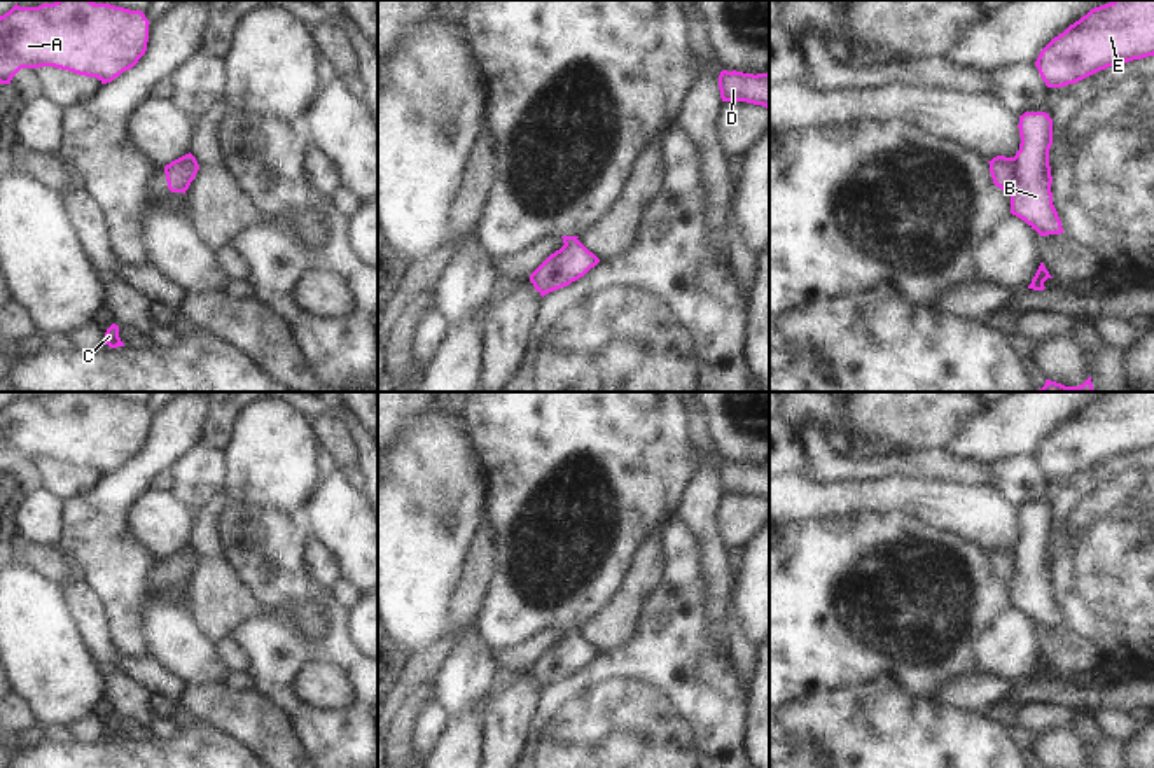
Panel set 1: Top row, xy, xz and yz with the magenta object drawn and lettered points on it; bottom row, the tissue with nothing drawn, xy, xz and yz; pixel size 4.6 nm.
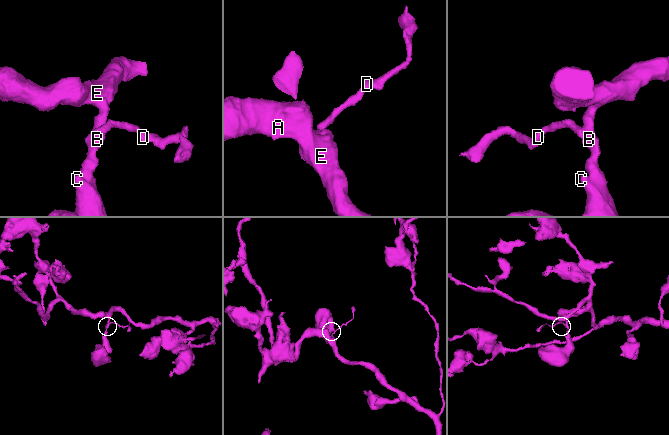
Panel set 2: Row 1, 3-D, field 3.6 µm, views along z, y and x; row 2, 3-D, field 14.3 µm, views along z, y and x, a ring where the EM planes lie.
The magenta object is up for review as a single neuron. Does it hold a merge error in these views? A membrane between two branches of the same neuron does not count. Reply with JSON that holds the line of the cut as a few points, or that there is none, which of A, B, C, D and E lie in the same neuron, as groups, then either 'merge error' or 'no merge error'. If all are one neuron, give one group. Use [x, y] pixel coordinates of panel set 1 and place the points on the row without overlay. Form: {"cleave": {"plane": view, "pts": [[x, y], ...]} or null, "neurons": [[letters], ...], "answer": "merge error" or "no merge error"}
{"cleave": {"plane": "yz", "pts": [[1014, 550], [1014, 574], [1006, 583]]}, "neurons": [["A", "B", "C", "E"], ["D"]], "answer": "merge error"}

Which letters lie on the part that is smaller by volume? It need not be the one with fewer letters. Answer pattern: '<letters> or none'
D

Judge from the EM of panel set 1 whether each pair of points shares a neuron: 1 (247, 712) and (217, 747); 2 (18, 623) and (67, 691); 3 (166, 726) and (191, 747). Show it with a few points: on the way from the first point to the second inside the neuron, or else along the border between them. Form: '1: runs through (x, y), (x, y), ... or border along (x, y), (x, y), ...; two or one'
1: border along (198, 721), (214, 725), (249, 749); two
2: runs through (35, 641), (55, 674); one
3: border along (180, 728), (172, 739), (154, 739); two

